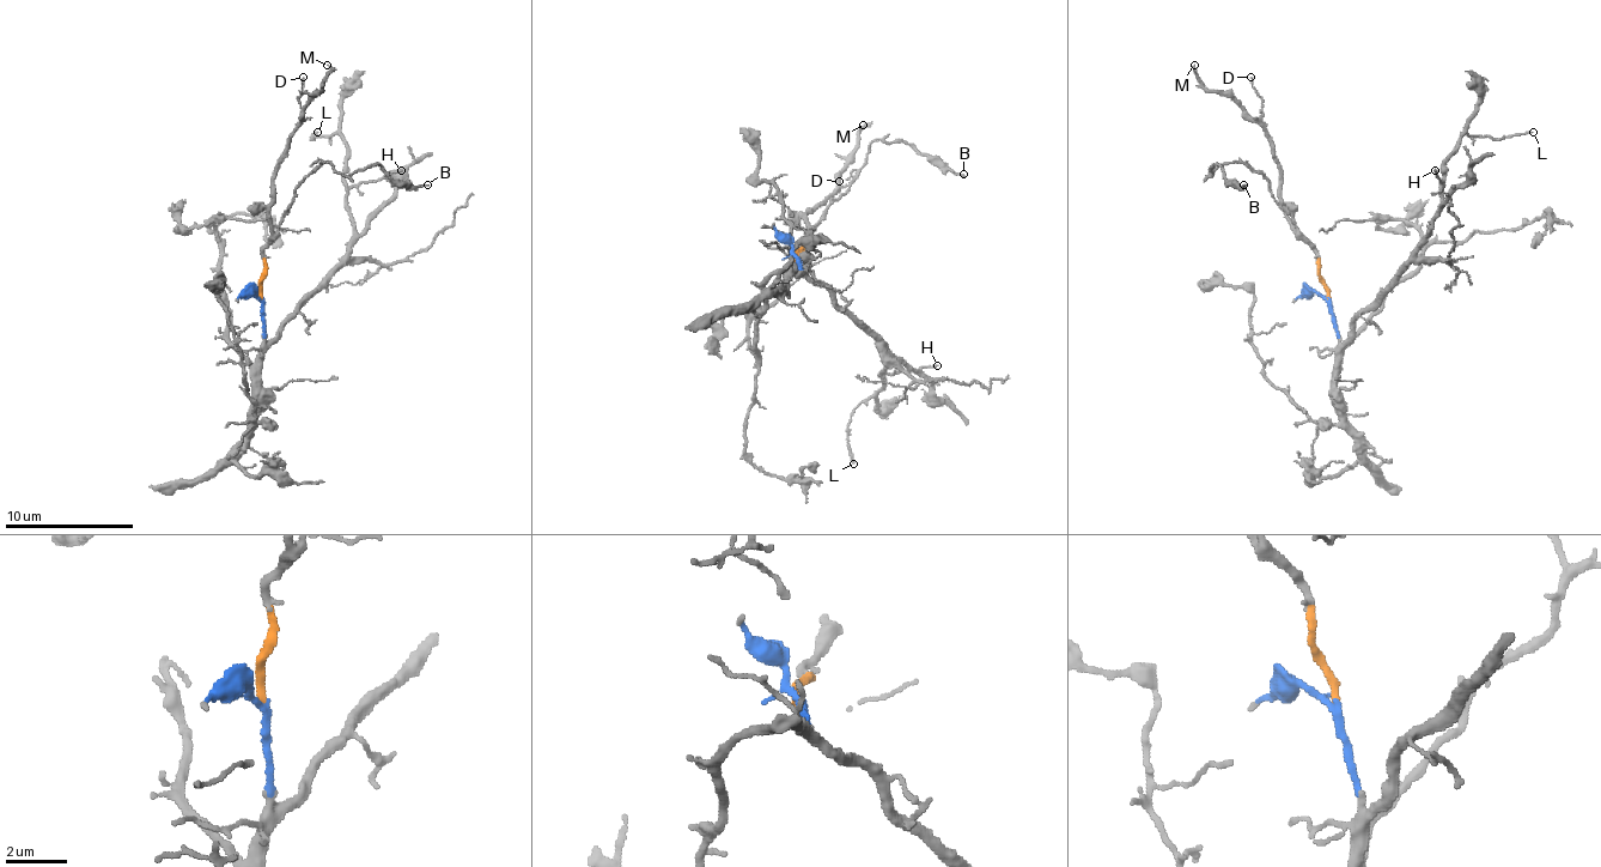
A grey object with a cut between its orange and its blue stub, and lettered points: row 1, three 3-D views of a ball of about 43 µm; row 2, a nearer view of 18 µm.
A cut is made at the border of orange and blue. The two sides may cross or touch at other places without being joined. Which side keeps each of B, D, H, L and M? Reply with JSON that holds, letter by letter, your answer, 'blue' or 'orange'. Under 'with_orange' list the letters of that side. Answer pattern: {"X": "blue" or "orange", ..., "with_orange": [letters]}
{"B": "orange", "D": "orange", "H": "blue", "L": "blue", "M": "orange", "with_orange": ["B", "D", "M"]}

